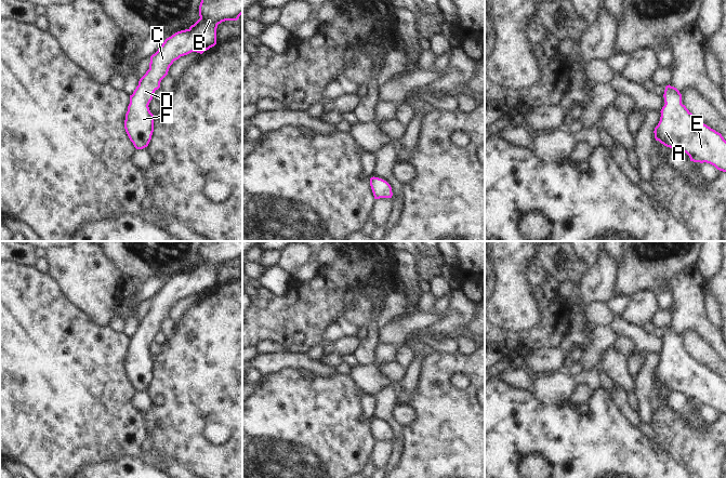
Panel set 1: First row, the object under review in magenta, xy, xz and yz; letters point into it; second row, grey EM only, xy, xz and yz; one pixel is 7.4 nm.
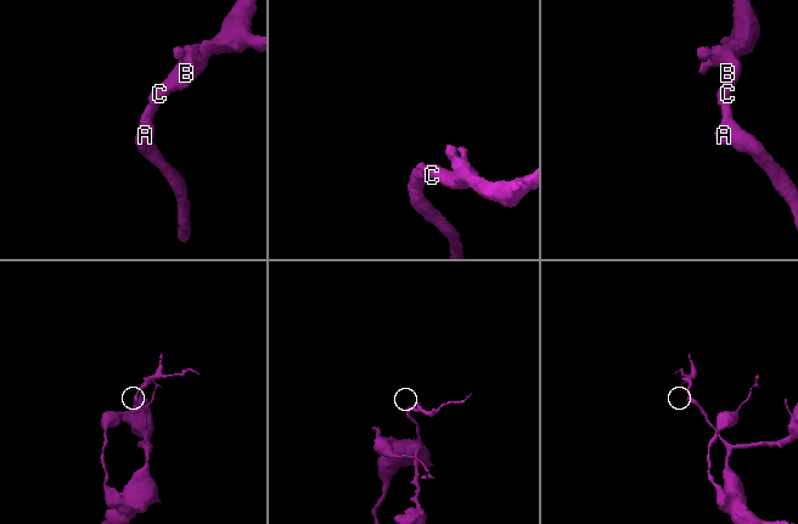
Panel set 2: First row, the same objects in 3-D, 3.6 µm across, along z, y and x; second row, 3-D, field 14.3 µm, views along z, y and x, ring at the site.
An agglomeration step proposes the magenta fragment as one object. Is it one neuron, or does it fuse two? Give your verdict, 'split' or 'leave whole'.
leave whole

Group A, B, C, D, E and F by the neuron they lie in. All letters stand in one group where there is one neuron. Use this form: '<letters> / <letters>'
A B C D E F

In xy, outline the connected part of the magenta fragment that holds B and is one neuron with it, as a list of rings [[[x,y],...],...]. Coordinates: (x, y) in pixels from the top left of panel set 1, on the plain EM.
[[[201,241],[200,261],[188,271],[167,280],[150,298],[149,311],[130,337],[124,362],[126,374],[136,391],[147,389],[151,382],[154,357],[148,347],[173,304],[192,294],[202,296],[214,289],[217,267],[225,263],[237,263],[241,256],[242,241]]]

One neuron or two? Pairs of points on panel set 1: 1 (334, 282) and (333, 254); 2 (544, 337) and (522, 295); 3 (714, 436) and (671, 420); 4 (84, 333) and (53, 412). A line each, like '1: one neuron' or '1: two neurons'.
1: two neurons
2: two neurons
3: one neuron
4: one neuron

